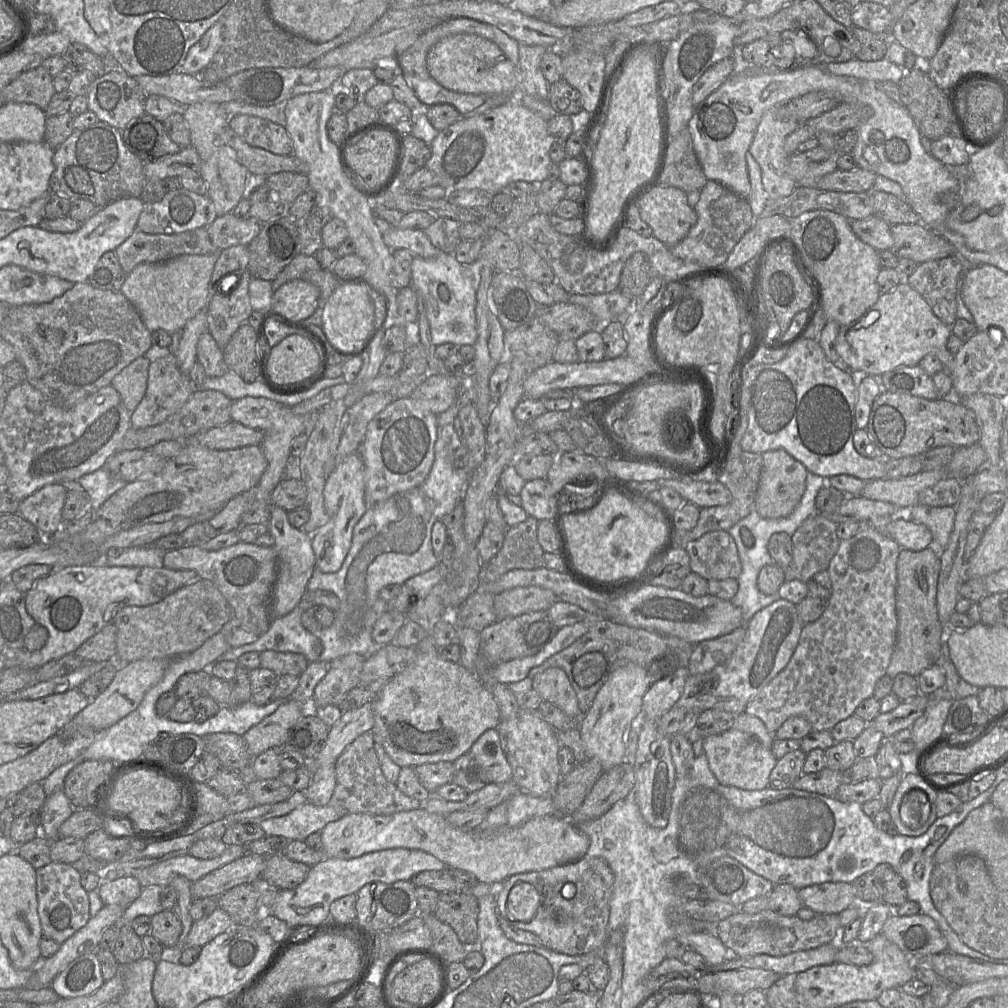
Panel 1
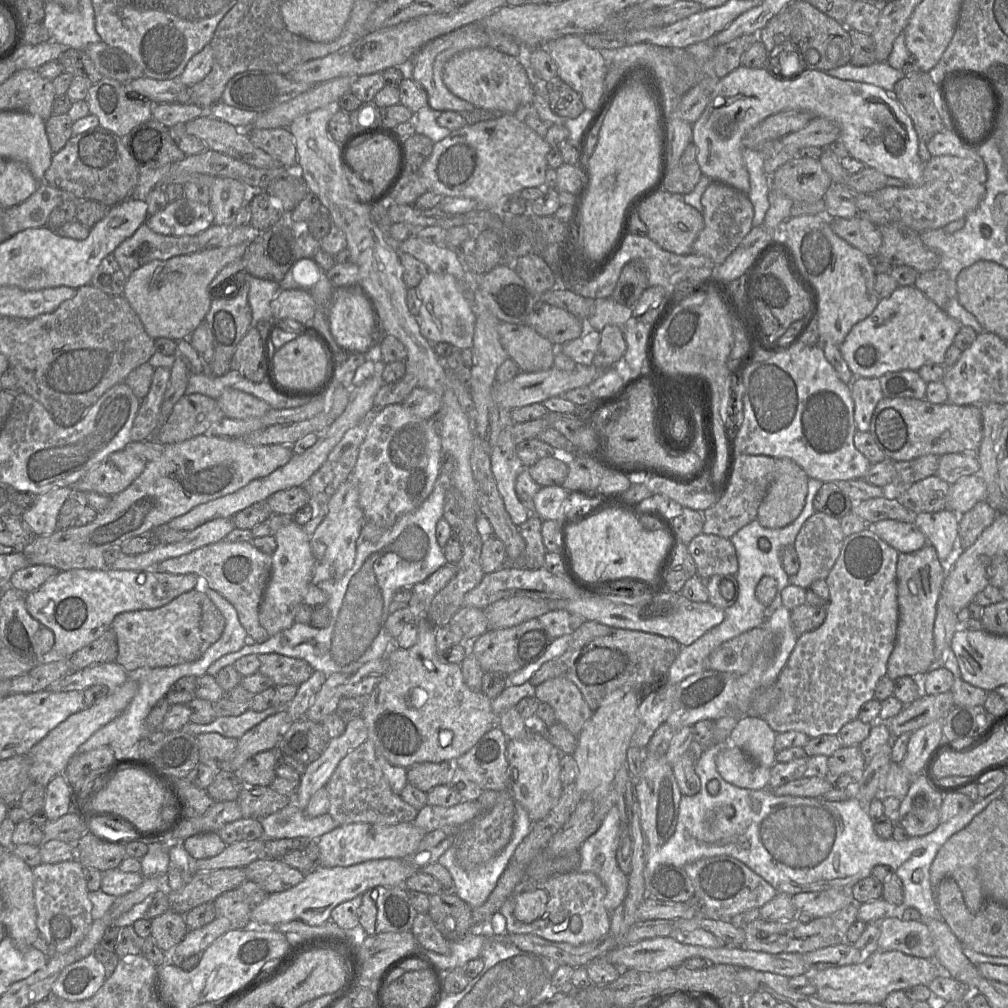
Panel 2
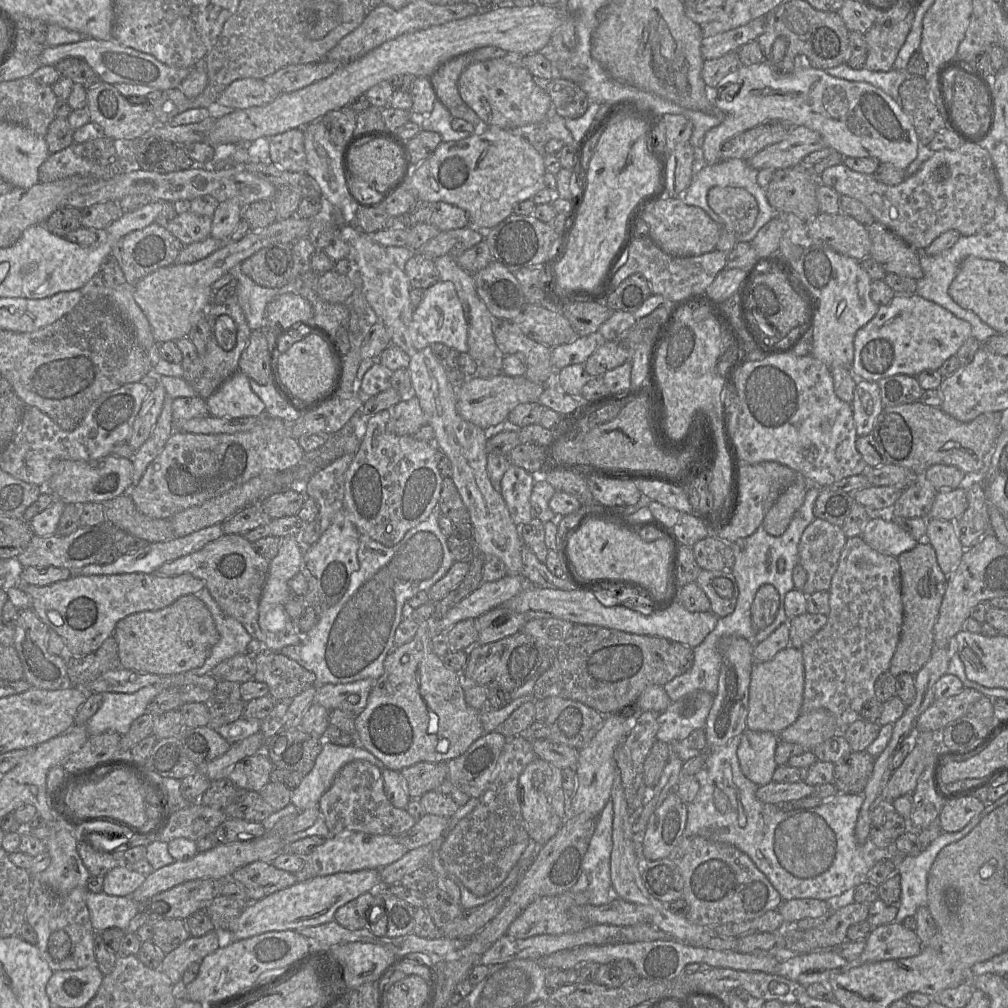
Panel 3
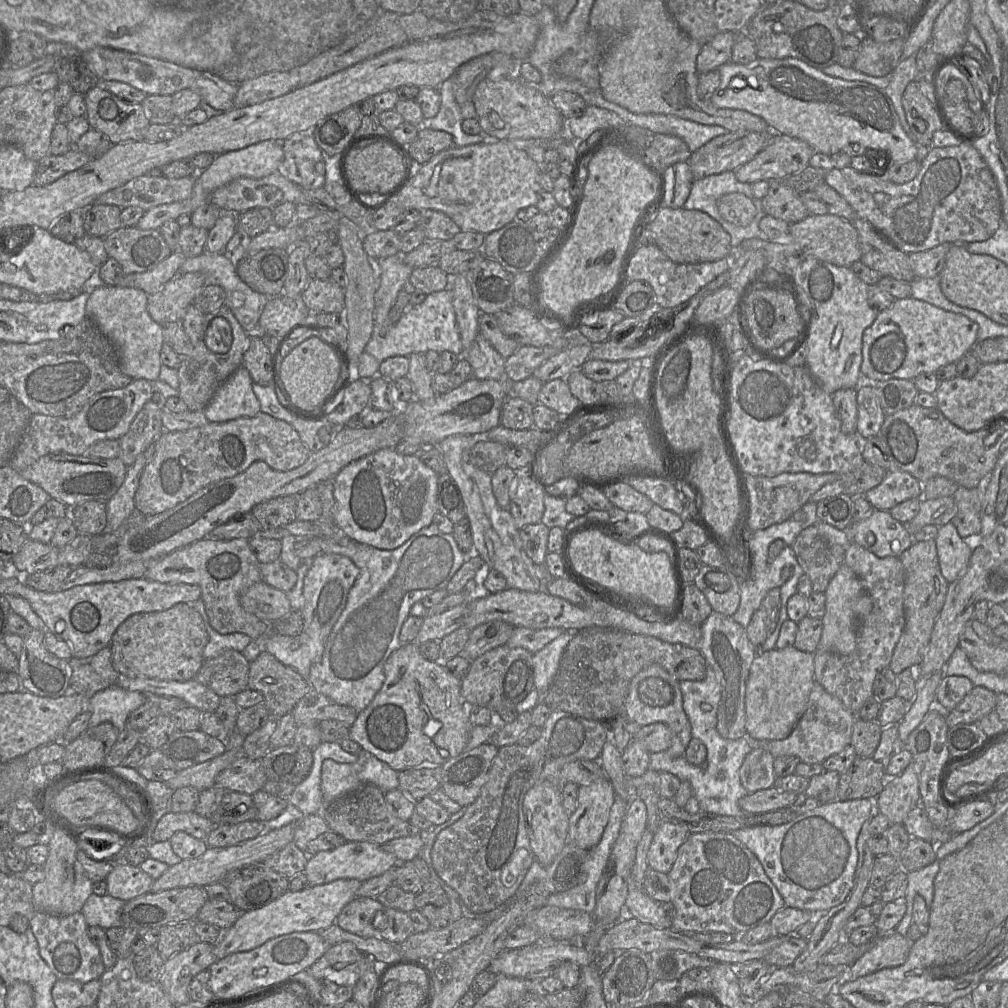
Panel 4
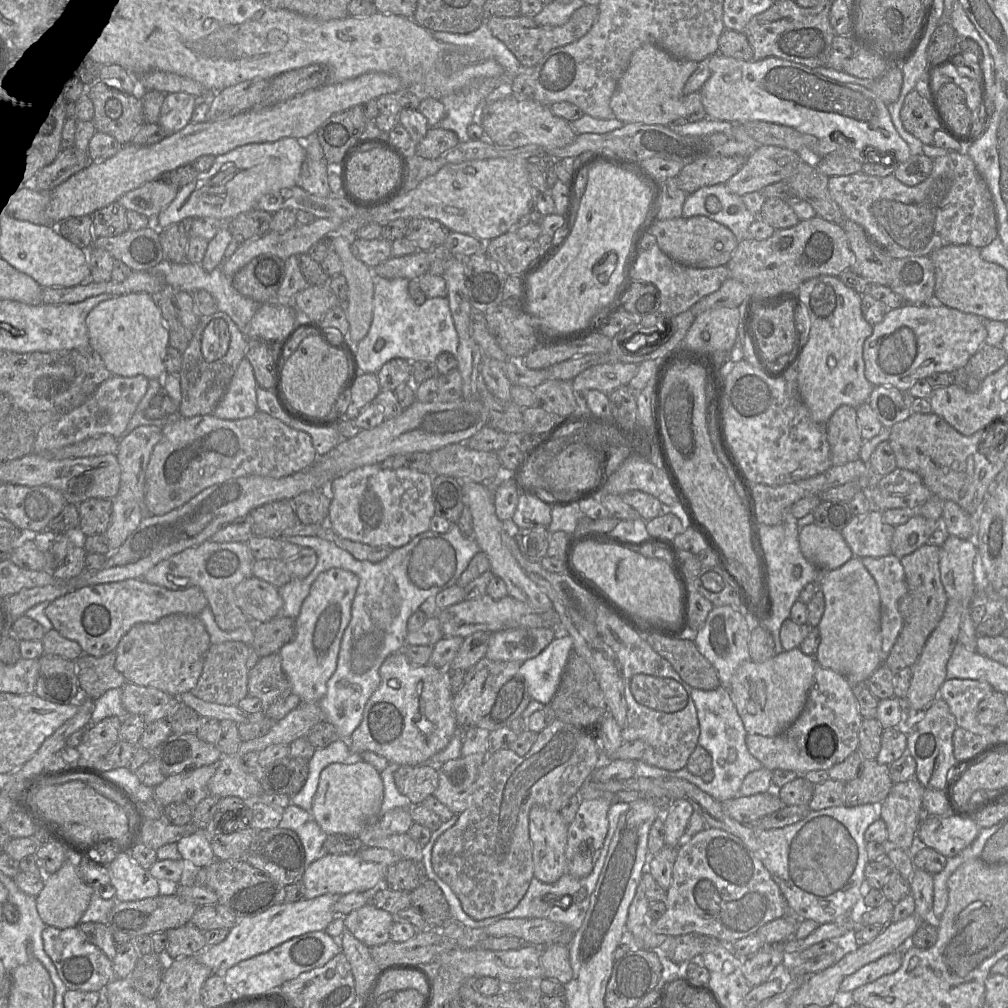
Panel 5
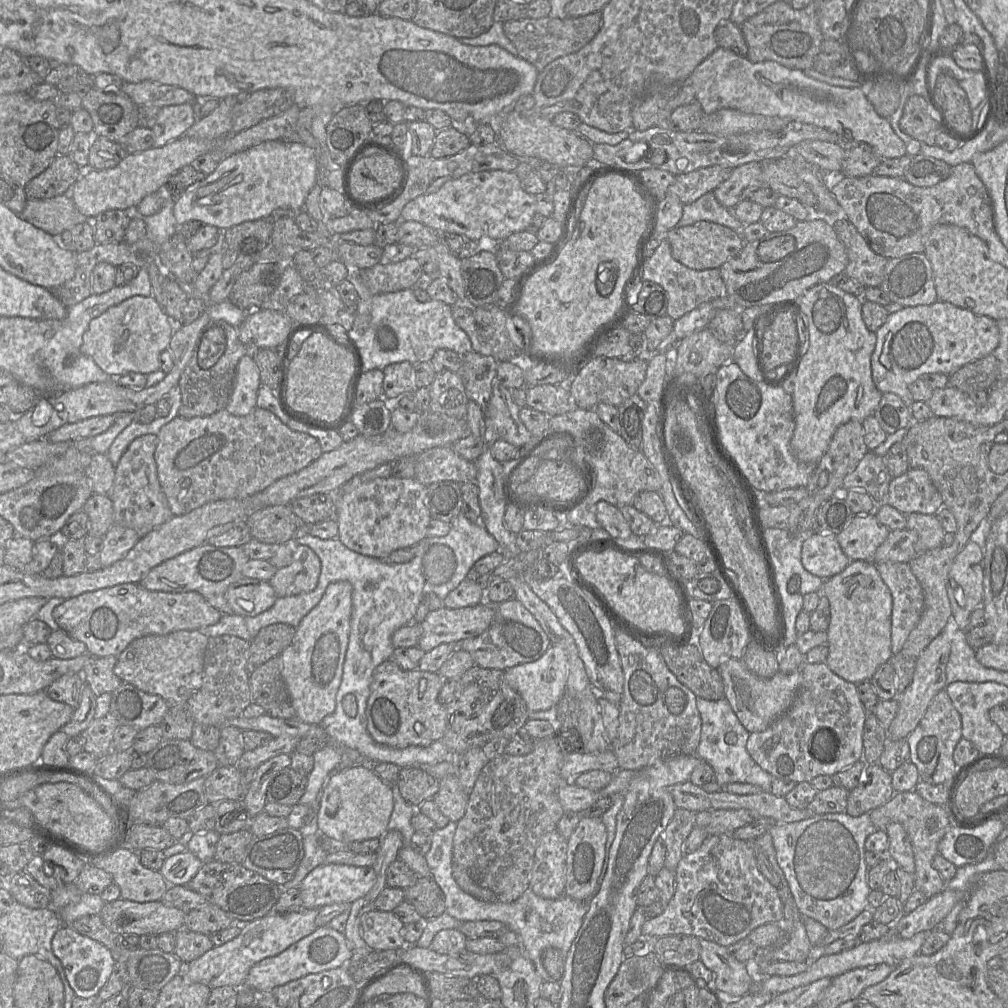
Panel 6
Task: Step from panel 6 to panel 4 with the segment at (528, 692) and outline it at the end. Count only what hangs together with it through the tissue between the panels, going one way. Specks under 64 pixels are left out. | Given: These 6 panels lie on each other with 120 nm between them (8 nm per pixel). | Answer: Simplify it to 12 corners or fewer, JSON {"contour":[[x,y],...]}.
{"contour":[[564,631],[533,654],[534,688],[538,703],[559,668],[572,637]]}

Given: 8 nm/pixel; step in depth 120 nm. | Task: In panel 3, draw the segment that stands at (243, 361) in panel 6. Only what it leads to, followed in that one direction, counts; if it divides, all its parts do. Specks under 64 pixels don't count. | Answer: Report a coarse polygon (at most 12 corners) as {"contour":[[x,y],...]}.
{"contour":[[239,370],[206,400],[209,414],[265,415]]}

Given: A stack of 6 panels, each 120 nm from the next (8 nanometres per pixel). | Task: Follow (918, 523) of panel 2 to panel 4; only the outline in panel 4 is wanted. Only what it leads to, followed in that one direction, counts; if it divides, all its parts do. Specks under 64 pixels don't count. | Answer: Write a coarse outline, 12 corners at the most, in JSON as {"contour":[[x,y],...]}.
{"contour":[[951,522],[934,541],[940,572],[954,582],[968,567],[974,542]]}

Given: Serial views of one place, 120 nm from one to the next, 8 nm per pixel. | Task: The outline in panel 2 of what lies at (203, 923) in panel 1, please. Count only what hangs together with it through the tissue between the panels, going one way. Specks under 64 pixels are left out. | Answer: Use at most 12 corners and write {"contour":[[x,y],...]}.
{"contour":[[229,920],[212,922],[188,930],[167,954],[174,966],[202,952],[231,929]]}

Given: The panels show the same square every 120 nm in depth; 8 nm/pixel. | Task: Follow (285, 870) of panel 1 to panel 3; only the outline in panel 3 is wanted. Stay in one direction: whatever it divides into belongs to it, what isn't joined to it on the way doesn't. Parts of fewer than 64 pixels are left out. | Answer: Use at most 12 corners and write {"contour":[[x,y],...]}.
{"contour":[[255,861],[231,877],[250,902],[297,883],[271,861]]}

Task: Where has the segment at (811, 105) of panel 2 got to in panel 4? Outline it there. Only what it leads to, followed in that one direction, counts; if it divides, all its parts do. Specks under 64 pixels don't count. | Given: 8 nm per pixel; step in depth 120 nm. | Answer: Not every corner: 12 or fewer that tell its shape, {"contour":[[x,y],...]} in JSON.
{"contour":[[796,58],[730,61],[716,107],[814,153],[916,159],[872,84]]}

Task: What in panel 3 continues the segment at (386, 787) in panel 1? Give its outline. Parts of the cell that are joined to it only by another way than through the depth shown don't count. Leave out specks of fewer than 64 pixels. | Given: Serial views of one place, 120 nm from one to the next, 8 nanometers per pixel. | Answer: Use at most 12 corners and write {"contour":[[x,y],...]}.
{"contour":[[343,766],[318,806],[331,836],[398,837],[417,822],[382,770]]}

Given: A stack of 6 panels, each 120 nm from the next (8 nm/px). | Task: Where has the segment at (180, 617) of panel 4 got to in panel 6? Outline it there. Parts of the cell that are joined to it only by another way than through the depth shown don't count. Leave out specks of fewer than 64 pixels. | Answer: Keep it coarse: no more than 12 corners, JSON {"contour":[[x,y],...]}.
{"contour":[[209,637],[133,640],[115,674],[170,706],[201,687]]}

